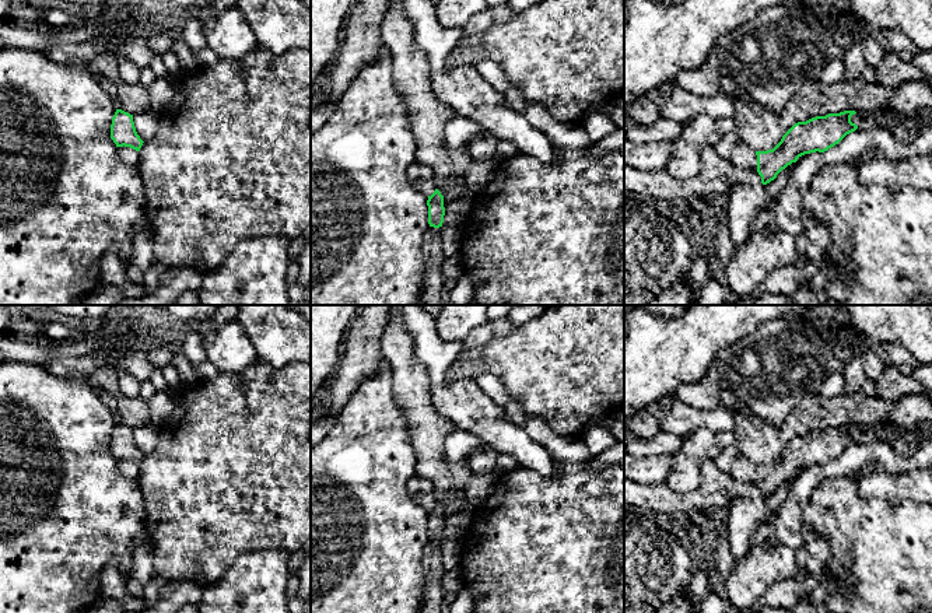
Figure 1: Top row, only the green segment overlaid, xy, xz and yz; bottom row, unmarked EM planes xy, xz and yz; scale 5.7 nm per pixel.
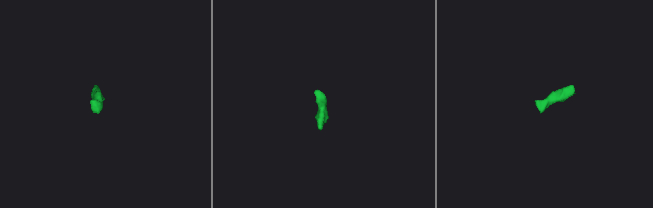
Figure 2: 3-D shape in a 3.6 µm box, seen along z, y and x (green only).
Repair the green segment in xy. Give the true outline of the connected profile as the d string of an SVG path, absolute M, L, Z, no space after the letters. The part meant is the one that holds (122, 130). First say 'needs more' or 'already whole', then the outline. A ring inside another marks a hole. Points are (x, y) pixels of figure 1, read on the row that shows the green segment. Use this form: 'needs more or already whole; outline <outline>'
already whole; outline M116 109L112 125L111 125L111 139L116 144L116 147L130 147L136 151L140 151L143 146L143 140L136 132L133 115Z

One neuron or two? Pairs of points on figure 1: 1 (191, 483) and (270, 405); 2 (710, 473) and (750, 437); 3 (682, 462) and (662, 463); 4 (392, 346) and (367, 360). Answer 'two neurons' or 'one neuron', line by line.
1: one neuron
2: two neurons
3: two neurons
4: two neurons

